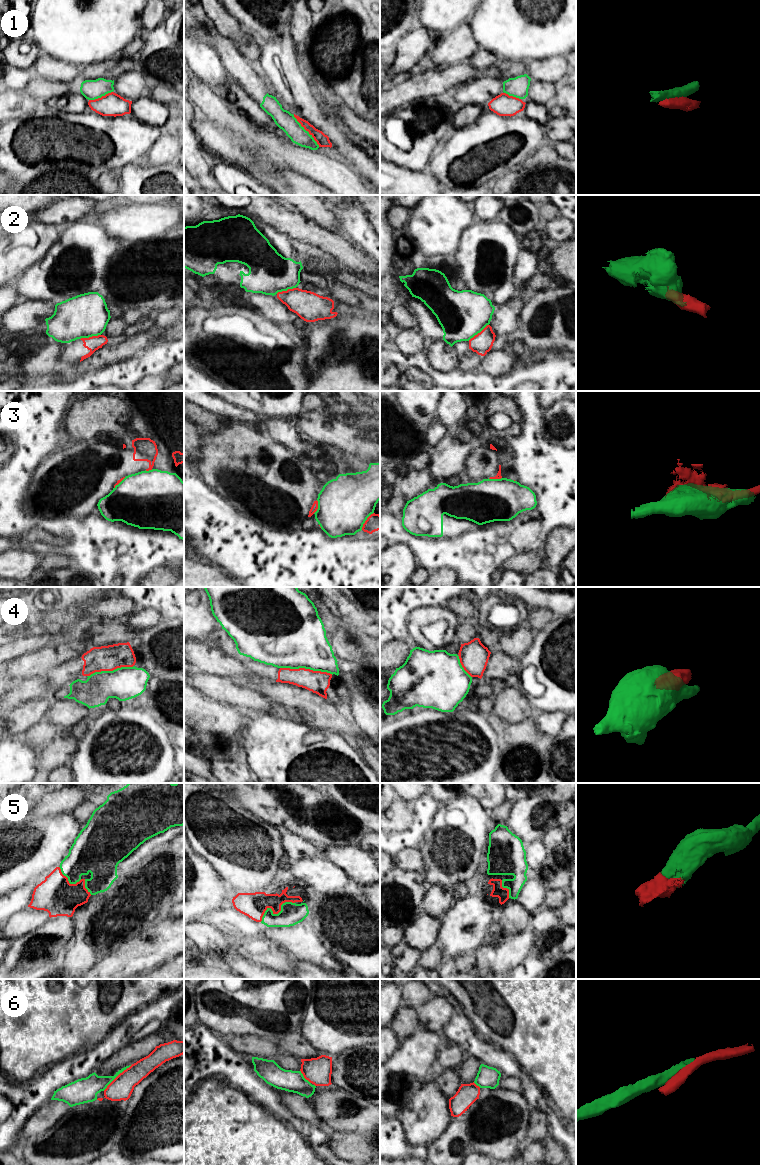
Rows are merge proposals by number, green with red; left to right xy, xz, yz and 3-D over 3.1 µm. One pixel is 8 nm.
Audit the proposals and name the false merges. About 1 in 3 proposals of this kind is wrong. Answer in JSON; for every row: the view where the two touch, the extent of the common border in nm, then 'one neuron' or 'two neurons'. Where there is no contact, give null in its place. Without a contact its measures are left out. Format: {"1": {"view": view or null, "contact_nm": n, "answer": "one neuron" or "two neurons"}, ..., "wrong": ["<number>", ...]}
{"1": {"view": "xz", "contact_nm": 340, "answer": "two neurons"}, "2": {"view": "xy", "contact_nm": 170, "answer": "two neurons"}, "3": {"view": "xz", "contact_nm": 120, "answer": "two neurons"}, "4": {"view": "xz", "contact_nm": 420, "answer": "two neurons"}, "5": {"view": "xz", "contact_nm": 320, "answer": "one neuron"}, "6": {"view": "xy", "contact_nm": 300, "answer": "two neurons"}, "wrong": ["1", "2", "3", "4", "6"]}

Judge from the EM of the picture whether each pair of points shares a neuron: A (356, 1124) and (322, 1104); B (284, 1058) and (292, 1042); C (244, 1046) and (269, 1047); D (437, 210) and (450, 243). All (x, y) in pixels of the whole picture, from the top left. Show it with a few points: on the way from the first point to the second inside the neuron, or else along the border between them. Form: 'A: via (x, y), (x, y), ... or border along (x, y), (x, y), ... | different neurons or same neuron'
A: via (348, 1119), (337, 1119), (330, 1112) | same neuron
B: border along (282, 1052), (295, 1055), (300, 1059) | different neurons
C: via (250, 1046), (263, 1047) | same neuron
D: via (438, 218), (438, 231), (442, 235) | same neuron

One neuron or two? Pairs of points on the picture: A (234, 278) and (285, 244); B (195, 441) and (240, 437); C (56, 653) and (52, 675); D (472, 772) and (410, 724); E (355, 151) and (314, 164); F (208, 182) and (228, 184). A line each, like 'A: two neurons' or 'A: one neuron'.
A: one neuron
B: two neurons
C: two neurons
D: one neuron
E: two neurons
F: two neurons

